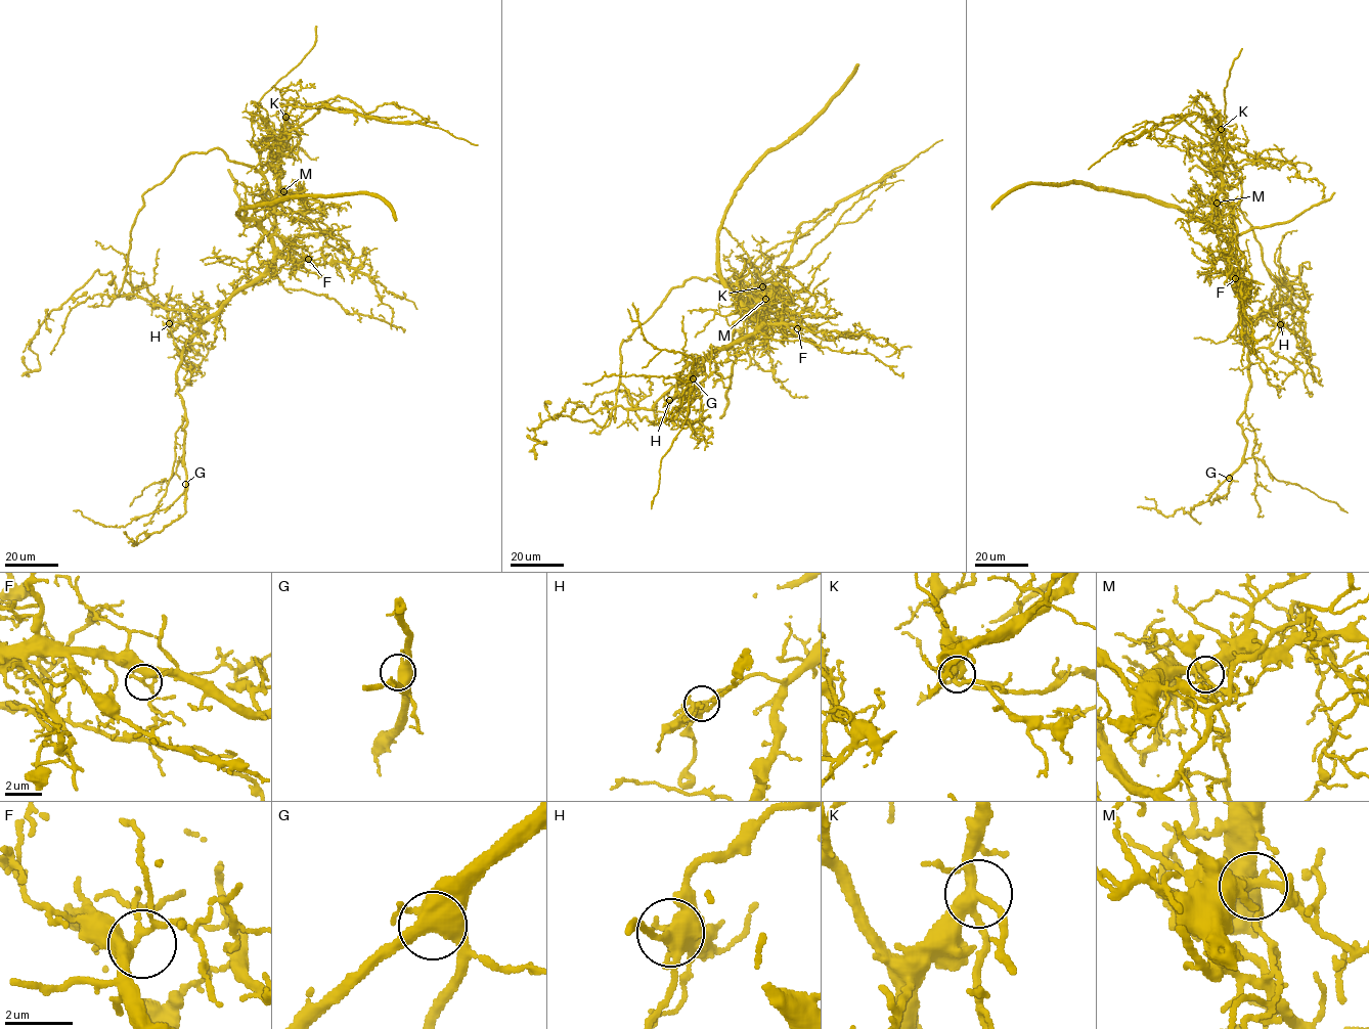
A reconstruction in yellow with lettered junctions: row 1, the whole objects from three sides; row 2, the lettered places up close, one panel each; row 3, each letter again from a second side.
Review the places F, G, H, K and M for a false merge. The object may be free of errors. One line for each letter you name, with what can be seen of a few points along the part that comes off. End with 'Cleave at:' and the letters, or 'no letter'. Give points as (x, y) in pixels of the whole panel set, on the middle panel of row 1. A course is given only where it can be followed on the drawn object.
H: foreign part runs (669, 400), (664, 420), (641, 420), (620, 348), (671, 288), (712, 278), (745, 301), (803, 222), (903, 181)
Cleave at: H

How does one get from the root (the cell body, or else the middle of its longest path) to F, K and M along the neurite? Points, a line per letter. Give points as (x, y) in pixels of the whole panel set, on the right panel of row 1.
F: (1234, 284), (1228, 269), (1230, 276), (1235, 278)
K: (1234, 284), (1229, 275), (1229, 248), (1220, 228), (1217, 207), (1222, 157), (1217, 148), (1216, 135), (1221, 129)
M: (1234, 284), (1229, 275), (1229, 248), (1220, 228), (1217, 203)

